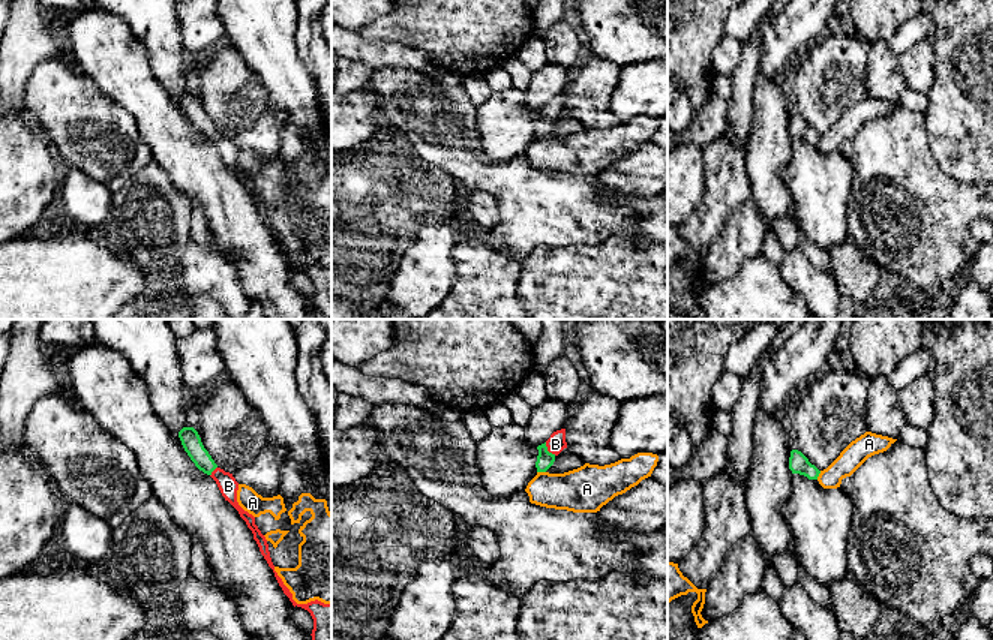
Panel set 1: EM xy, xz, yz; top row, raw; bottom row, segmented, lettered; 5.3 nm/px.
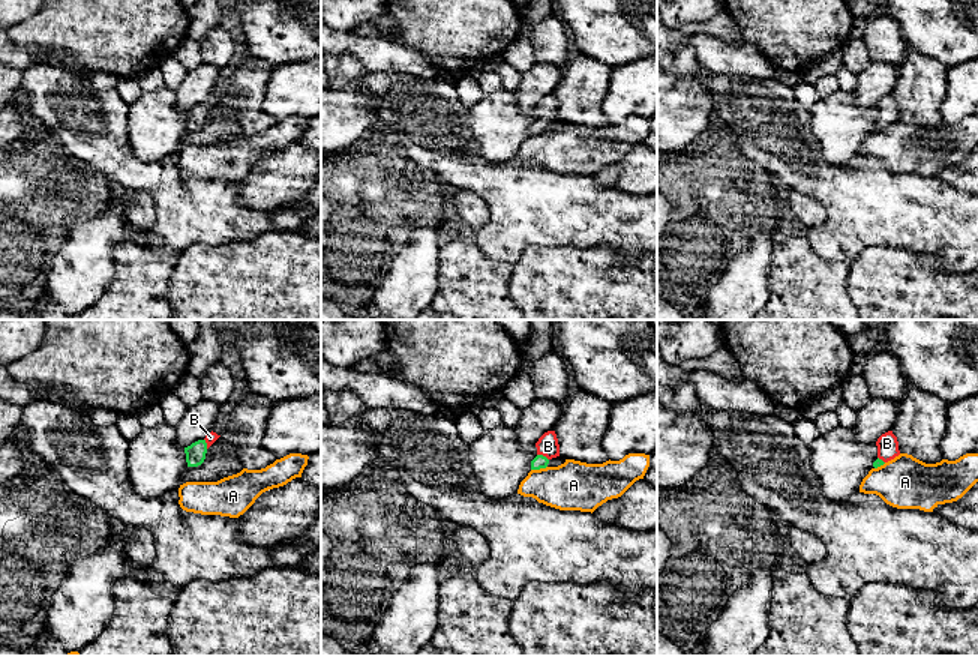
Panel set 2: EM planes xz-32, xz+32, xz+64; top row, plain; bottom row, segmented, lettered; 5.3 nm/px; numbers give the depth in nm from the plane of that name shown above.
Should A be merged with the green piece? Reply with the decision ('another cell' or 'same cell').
another cell

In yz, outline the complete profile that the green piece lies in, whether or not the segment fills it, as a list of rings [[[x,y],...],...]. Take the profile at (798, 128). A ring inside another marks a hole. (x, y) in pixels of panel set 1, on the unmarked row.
[[[798,114],[790,115],[789,133],[792,138],[800,138],[808,144],[818,144],[820,135],[808,126],[808,123]]]

